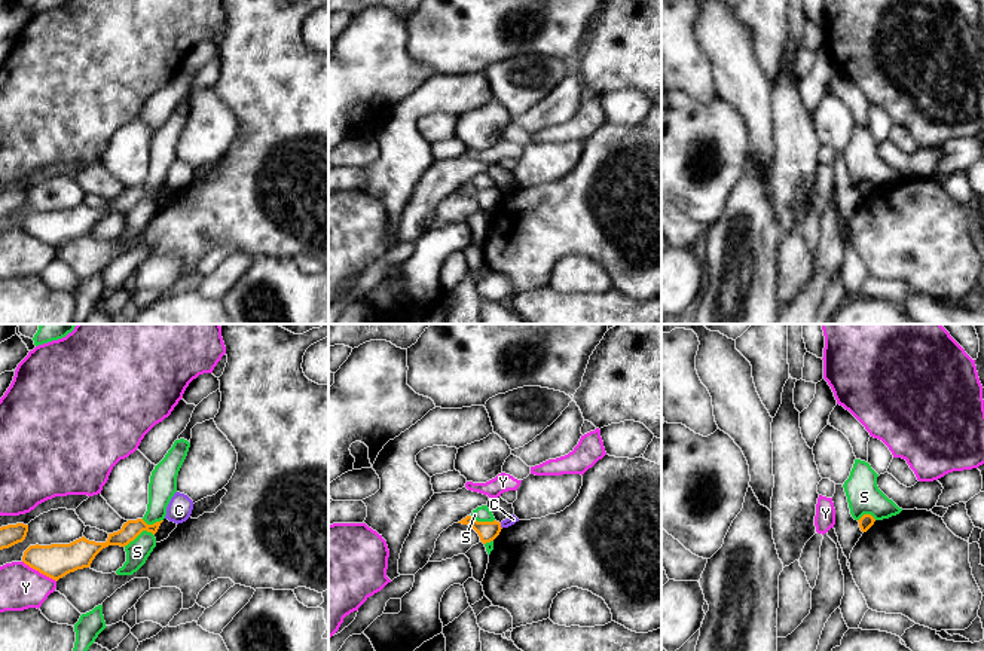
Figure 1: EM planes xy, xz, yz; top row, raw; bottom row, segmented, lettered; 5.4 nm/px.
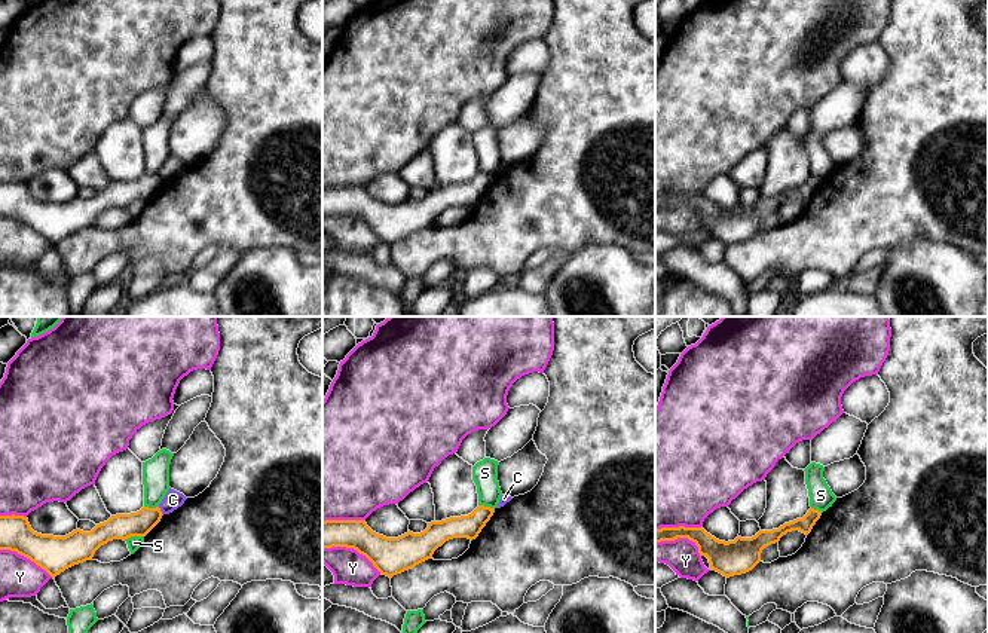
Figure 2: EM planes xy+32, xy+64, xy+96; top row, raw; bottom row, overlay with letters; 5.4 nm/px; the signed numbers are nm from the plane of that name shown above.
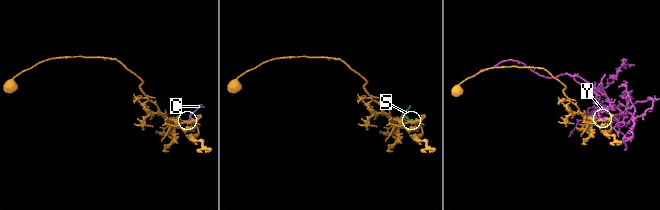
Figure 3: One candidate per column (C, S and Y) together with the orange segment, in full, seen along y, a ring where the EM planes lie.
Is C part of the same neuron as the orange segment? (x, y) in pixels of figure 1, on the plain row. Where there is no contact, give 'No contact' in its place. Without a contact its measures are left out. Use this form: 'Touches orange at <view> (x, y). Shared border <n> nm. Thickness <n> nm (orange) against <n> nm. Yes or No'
Touches orange at xz (500, 193). Shared border 30 nm. Thickness 110 nm (orange) against 50 nm. No

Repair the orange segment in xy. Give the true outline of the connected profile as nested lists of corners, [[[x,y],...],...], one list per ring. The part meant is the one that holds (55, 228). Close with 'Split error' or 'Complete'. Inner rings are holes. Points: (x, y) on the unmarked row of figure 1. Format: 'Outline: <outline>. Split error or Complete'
Outline: [[[143,186],[128,187],[120,198],[109,201],[106,210],[95,210],[82,204],[70,211],[30,213],[24,218],[22,229],[58,248],[70,239],[89,235],[95,223],[109,213],[125,214],[143,198],[155,202],[162,189],[147,192]]]. Complete

